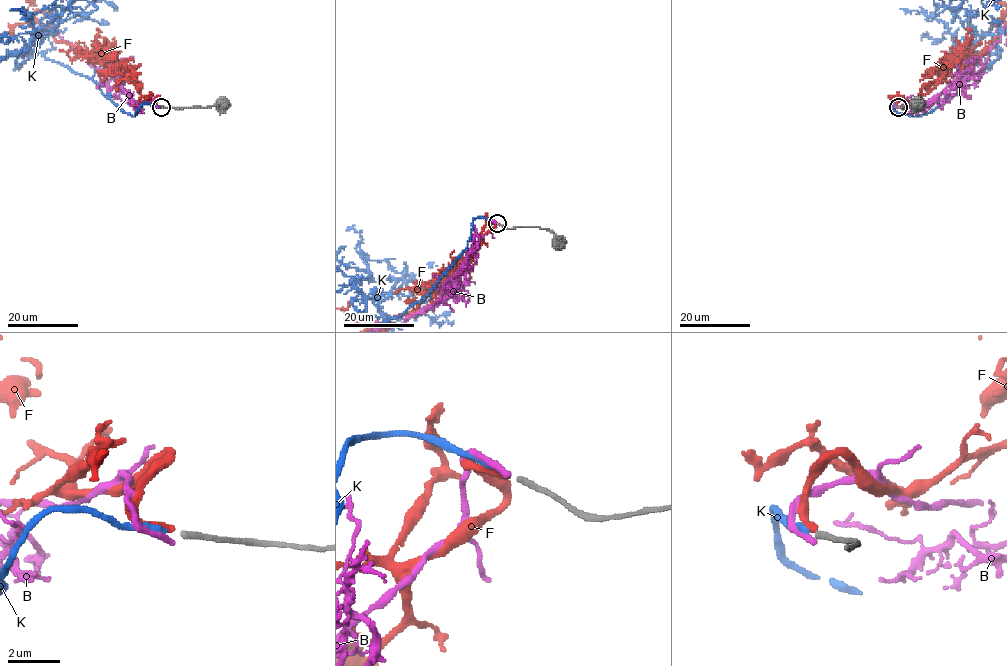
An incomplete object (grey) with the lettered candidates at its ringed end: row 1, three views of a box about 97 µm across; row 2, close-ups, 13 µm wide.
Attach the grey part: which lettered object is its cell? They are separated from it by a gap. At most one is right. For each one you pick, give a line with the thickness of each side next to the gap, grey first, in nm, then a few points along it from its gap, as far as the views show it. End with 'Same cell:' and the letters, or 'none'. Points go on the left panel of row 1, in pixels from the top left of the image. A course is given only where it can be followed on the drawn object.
Same cell: none

